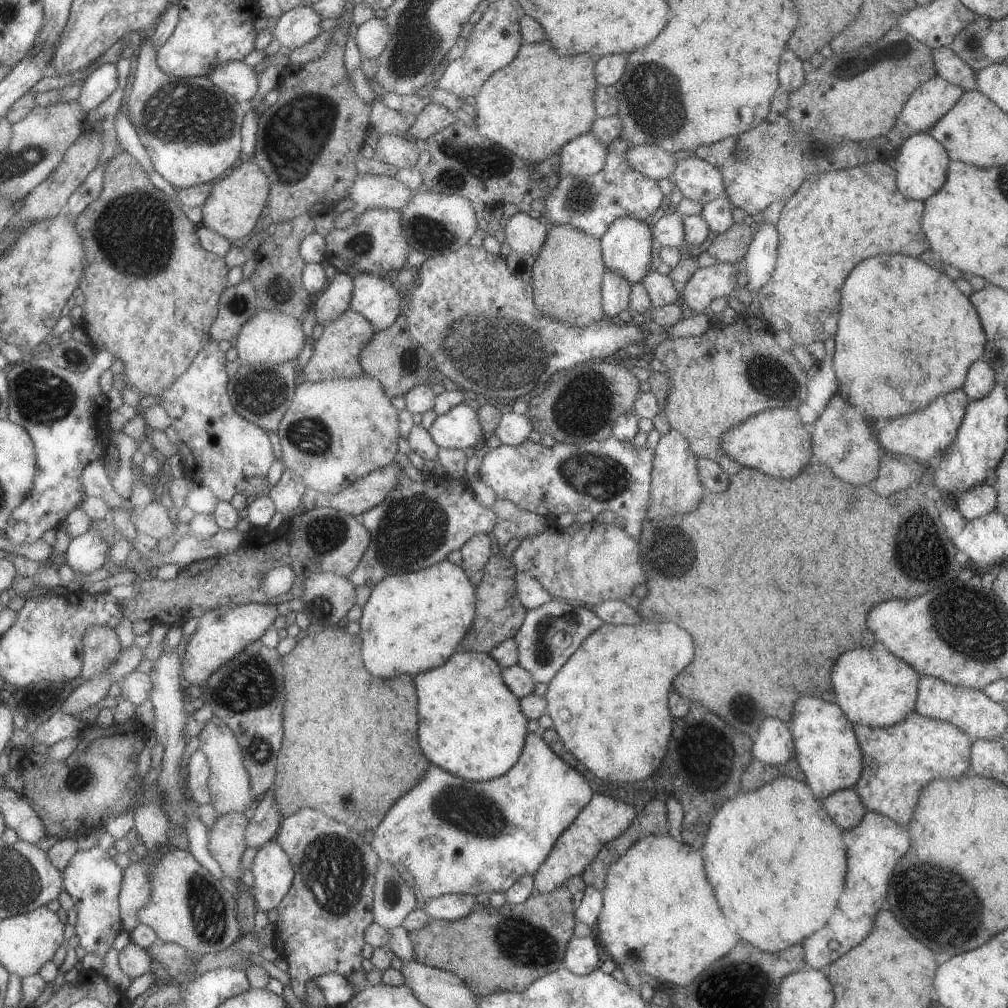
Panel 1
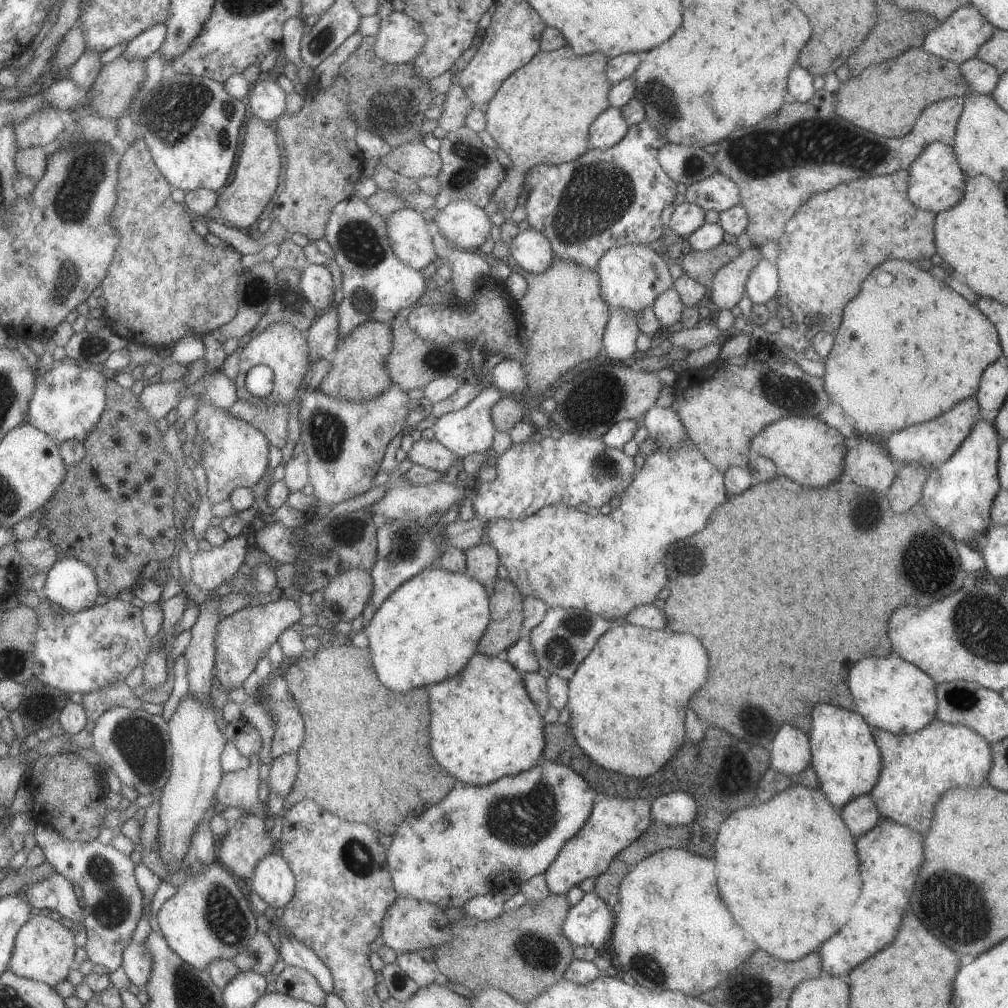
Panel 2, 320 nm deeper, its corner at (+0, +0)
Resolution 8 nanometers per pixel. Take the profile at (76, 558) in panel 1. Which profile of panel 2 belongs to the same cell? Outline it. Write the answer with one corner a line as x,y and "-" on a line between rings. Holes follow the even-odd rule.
73,557
57,559
46,571
43,599
63,613
95,606
98,586
89,565

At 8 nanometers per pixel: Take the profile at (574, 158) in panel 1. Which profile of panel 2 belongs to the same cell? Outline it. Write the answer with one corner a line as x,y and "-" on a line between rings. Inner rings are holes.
607,107
588,128
588,148
604,149
617,144
628,126
619,107

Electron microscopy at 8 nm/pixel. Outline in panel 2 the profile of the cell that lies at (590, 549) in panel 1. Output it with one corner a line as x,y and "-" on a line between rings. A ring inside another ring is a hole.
686,440
686,446
680,447
676,451
657,450
647,455
644,458
642,468
634,474
631,484
620,494
620,504
613,511
609,511
608,514
590,515
583,508
578,509
565,505
547,505
541,507
537,512
534,512
525,519
513,519
511,521
505,519
486,519
484,521
484,528
487,529
487,540
489,540
488,543
497,551
499,564
505,567
509,580
515,585
521,598
538,598
549,609
559,606
564,609
586,610
612,623
623,621
626,614
629,614
635,607
641,606
641,604
651,604
657,598
659,590
667,584
666,552
668,548
678,540
701,532
705,528
705,524
707,524
709,514
727,500
728,494
722,473
706,460
703,453
697,450
693,446
693,443

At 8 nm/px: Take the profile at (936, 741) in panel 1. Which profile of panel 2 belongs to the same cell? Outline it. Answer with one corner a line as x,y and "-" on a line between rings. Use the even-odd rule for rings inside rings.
935,718
914,733
893,734
886,730
873,729
872,735
880,752
881,770
870,795
880,816
885,819
895,821
924,835
930,827
934,806
947,789
961,785
974,789
986,783
992,761
990,743
966,726
944,723

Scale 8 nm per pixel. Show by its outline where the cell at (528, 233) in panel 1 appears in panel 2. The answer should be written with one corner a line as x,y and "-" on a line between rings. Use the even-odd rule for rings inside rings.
534,228
518,232
508,249
511,263
517,263
527,273
541,274
553,260
549,241

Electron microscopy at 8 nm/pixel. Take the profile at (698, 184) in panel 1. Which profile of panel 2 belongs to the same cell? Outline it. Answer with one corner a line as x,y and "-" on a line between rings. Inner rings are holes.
715,172
690,184
681,199
700,206
704,211
720,213
740,204
740,190
730,178

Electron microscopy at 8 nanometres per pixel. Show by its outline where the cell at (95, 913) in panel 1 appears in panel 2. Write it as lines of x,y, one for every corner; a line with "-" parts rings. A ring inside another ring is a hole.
42,822
36,823
34,838
37,846
42,850
46,861
55,869
55,873
64,876
69,882
75,882
81,888
83,899
82,924
86,932
84,949
88,959
93,964
101,964
107,972
113,972
122,966
123,949
132,942
131,934
141,918
142,892
134,877
135,865
129,855
123,854
113,848
113,845
104,845
93,839
89,842
70,841
63,838
55,829

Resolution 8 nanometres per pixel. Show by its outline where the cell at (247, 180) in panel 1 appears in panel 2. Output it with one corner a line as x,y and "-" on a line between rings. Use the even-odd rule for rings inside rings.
248,112
245,121
243,146
241,146
241,152
235,164
233,180
219,190
216,202
220,210
221,221
243,231
257,220
263,208
267,206
269,198
276,192
281,166
280,148
275,128
251,112

